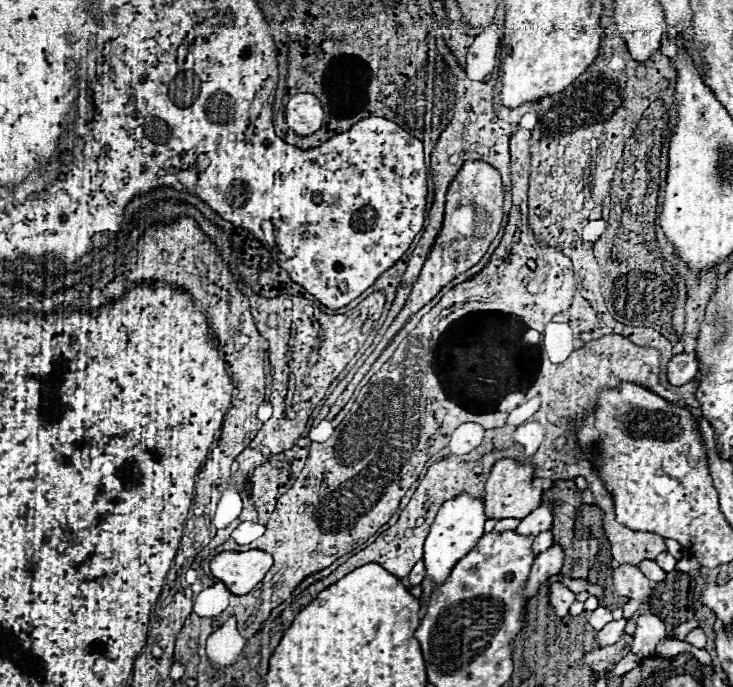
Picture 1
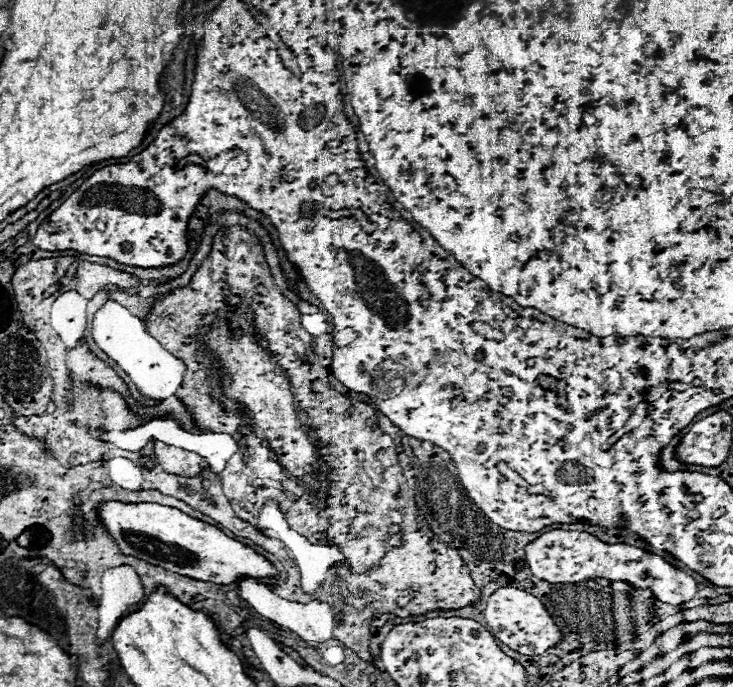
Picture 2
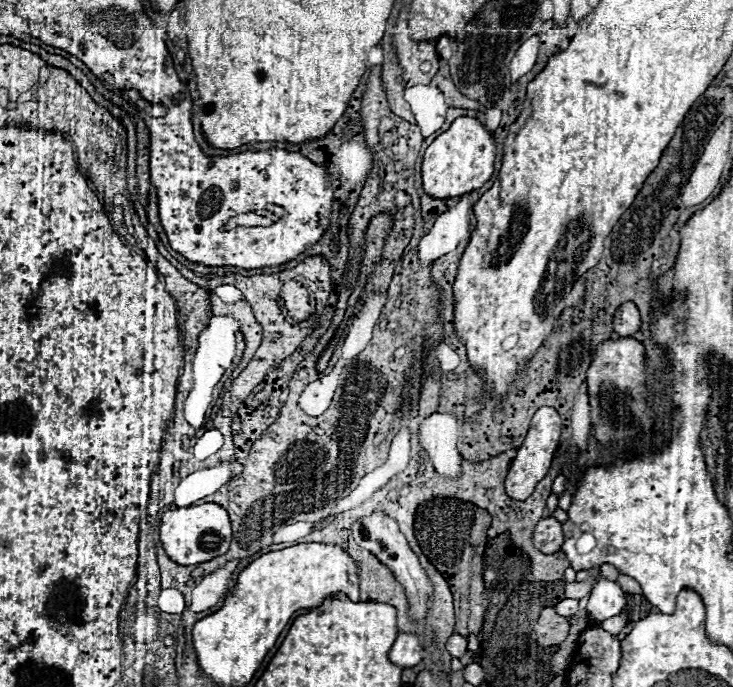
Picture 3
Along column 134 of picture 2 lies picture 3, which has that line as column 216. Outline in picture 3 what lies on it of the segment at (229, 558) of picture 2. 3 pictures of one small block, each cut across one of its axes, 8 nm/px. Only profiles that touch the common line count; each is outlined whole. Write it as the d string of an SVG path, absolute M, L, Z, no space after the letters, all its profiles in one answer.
M214 502L168 510L160 518L160 542L170 560L174 560L180 566L196 566L202 562L210 562L212 558L226 554L230 548L232 526L228 512Z

